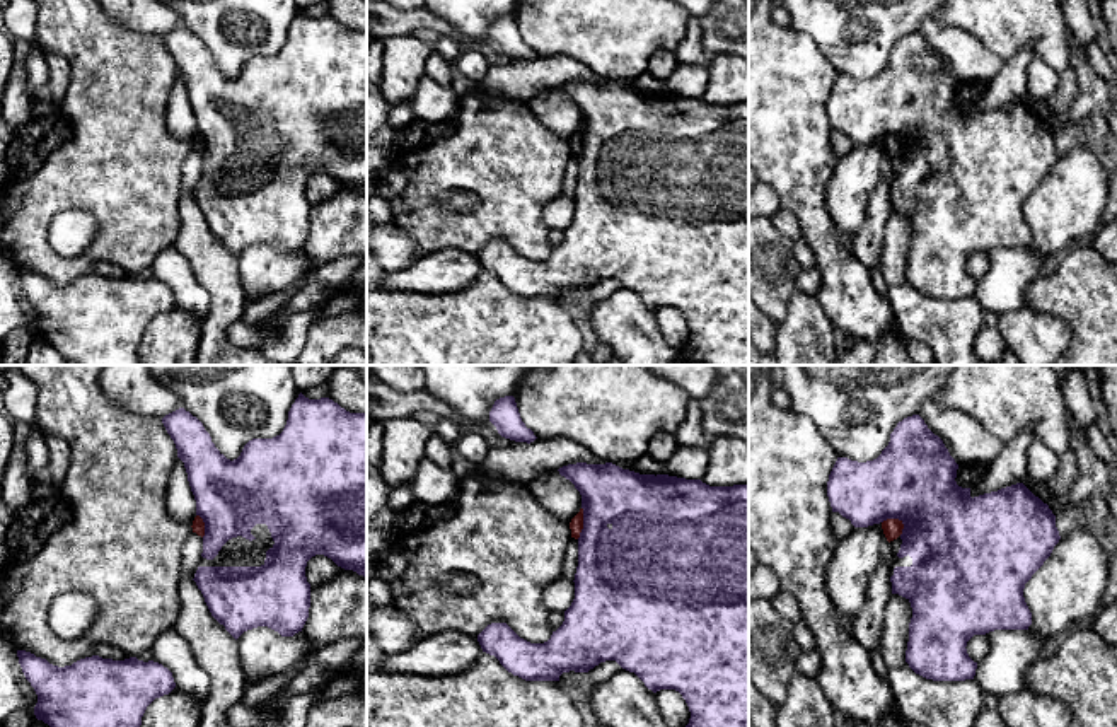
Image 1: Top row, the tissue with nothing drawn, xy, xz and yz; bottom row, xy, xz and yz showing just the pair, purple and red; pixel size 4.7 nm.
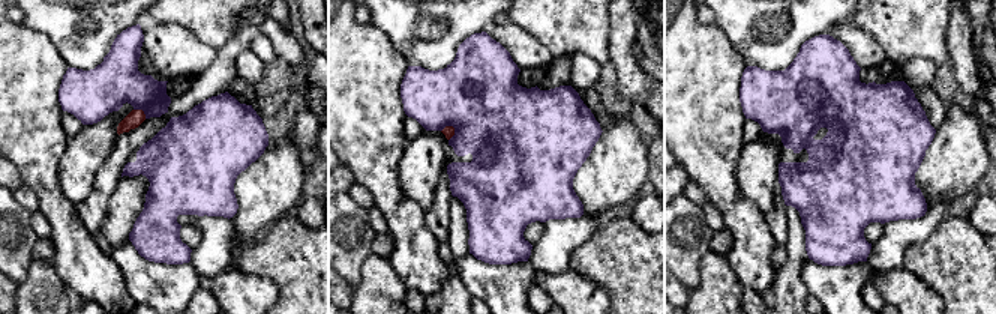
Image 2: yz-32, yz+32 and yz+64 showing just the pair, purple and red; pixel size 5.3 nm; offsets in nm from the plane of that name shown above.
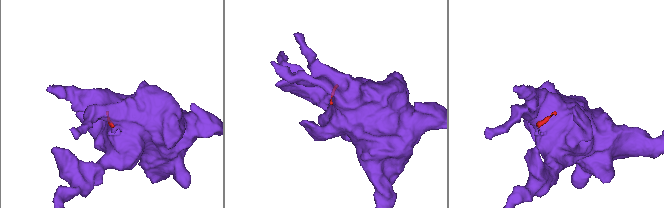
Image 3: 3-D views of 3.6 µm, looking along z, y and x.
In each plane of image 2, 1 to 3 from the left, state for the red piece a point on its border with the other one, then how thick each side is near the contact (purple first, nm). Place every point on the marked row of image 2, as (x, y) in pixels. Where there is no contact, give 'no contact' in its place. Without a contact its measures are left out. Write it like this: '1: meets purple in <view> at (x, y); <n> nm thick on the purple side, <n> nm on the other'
1: meets purple in yz-32 at (141, 108); 260 nm thick on the purple side, 90 nm on the other
2: meets purple in yz+32 at (455, 131); 460 nm thick on the purple side, 60 nm on the other
3: no contact

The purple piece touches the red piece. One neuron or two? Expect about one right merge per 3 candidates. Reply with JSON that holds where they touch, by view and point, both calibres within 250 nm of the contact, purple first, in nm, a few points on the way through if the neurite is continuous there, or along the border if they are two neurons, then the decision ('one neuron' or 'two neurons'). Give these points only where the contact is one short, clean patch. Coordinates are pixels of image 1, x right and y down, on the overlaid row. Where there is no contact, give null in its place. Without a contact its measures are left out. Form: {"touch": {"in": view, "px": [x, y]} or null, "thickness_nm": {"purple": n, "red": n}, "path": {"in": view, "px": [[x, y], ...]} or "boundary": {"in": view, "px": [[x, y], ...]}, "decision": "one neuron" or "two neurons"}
{"touch": {"in": "yz", "px": [897, 517]}, "thickness_nm": {"purple": 420, "red": 100}, "boundary": {"in": "yz", "px": [[882, 521], [897, 519], [902, 524], [902, 533]]}, "decision": "two neurons"}

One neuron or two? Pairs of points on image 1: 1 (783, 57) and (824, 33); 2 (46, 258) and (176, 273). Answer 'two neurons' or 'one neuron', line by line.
1: two neurons
2: two neurons

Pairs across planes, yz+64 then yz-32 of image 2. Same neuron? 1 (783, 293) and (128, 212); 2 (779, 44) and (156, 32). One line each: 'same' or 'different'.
1: same
2: different

